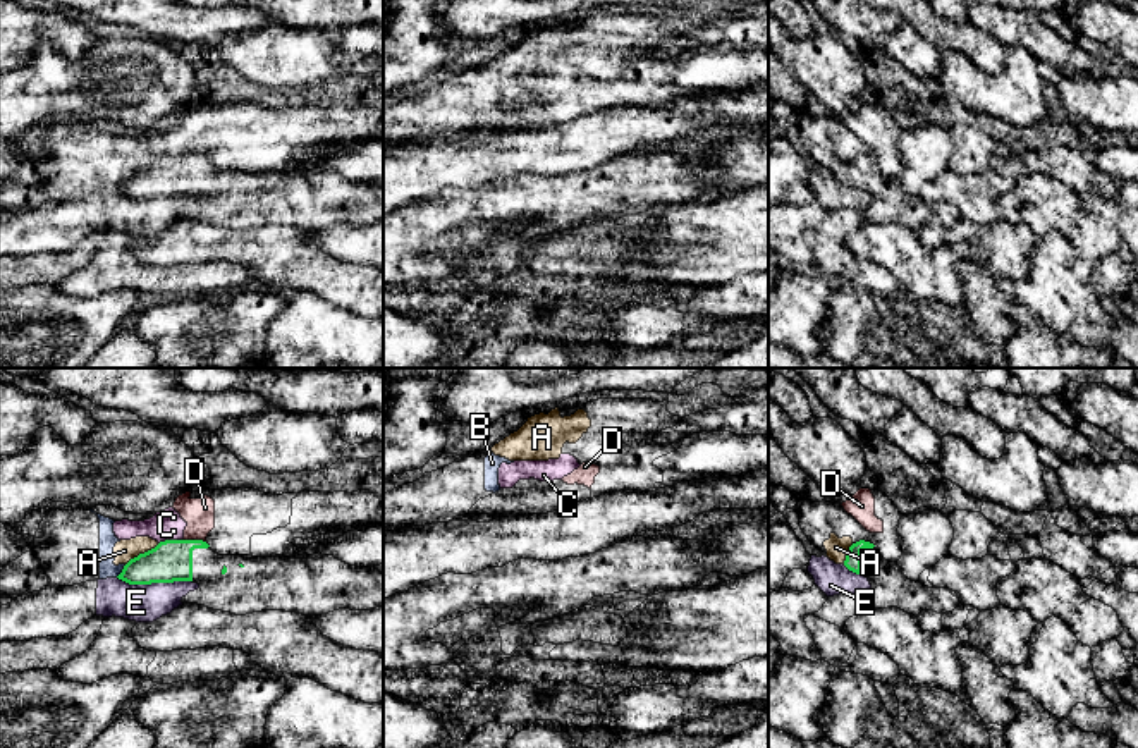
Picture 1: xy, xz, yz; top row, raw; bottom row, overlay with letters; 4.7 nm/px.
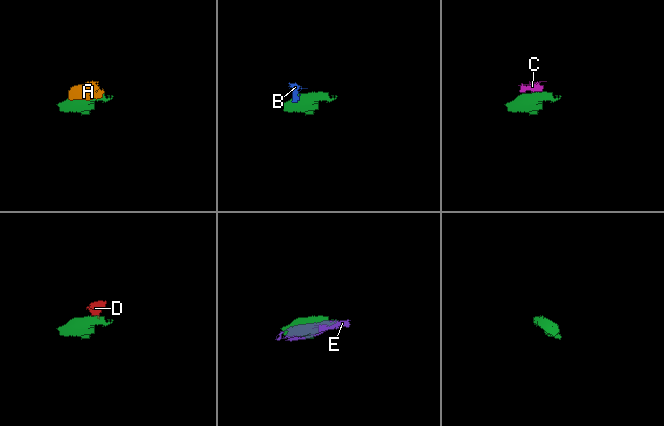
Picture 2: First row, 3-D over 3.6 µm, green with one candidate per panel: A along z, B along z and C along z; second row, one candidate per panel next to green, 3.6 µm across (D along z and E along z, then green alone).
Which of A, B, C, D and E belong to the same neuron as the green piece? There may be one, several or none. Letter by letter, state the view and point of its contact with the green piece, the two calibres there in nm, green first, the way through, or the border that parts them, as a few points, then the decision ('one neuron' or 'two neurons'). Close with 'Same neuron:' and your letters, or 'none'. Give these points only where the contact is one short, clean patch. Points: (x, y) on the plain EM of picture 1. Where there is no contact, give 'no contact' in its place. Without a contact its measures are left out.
A: xy (141, 169) | 190/100 nm | two neurons
B: xy (122, 186) | 190/80 nm | along xy (126, 179), (116, 191) | two neurons
C: xy (169, 155) | 190/140 nm | two neurons
D: xy (195, 155) | 190/140 nm | along xy (183, 153), (201, 153), (205, 157) | two neurons
E: xy (155, 196) | 190/180 nm | two neurons
Same neuron: none

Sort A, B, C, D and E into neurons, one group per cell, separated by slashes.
A B C D / E

